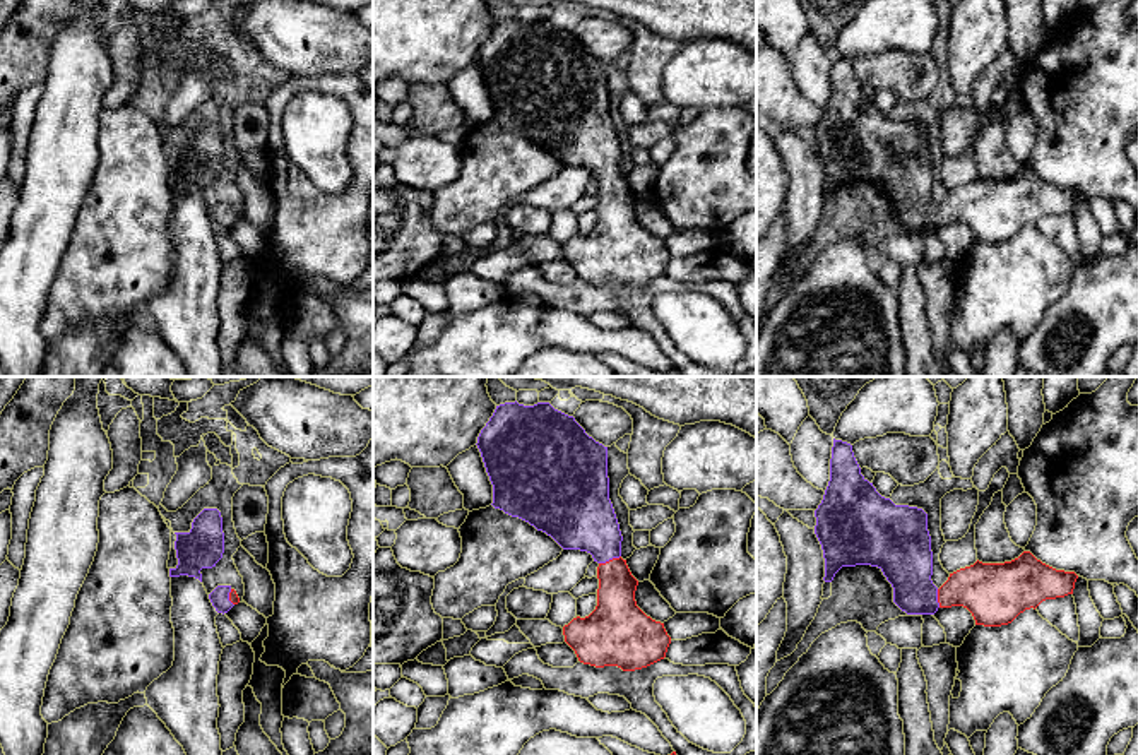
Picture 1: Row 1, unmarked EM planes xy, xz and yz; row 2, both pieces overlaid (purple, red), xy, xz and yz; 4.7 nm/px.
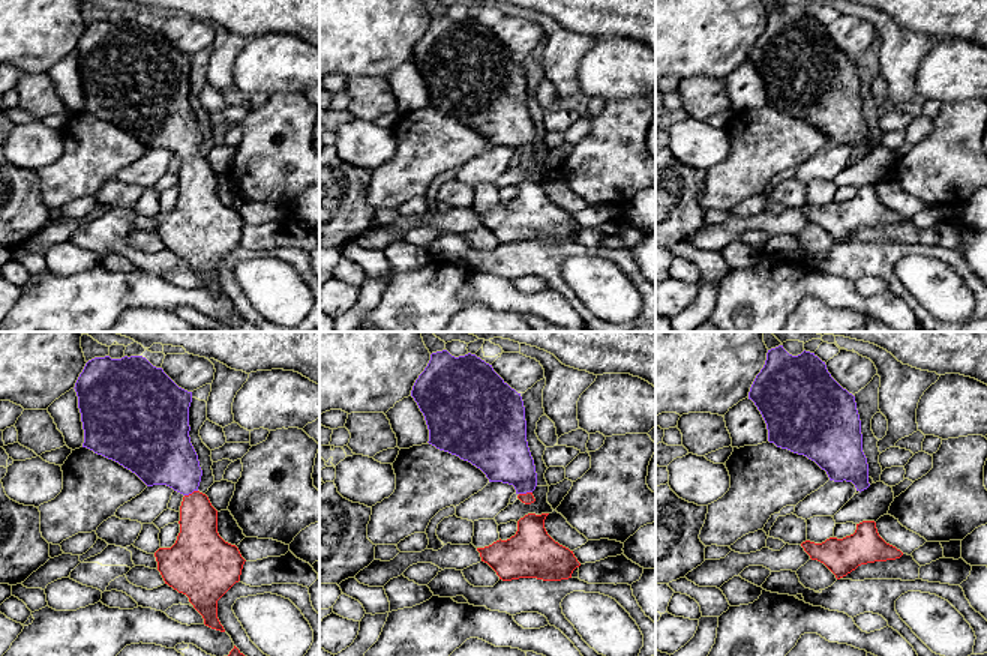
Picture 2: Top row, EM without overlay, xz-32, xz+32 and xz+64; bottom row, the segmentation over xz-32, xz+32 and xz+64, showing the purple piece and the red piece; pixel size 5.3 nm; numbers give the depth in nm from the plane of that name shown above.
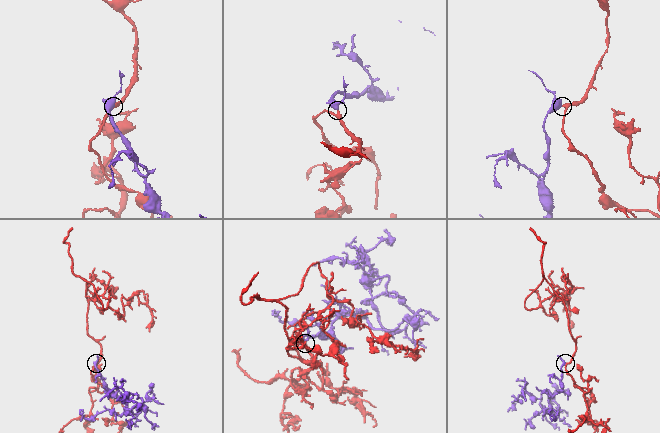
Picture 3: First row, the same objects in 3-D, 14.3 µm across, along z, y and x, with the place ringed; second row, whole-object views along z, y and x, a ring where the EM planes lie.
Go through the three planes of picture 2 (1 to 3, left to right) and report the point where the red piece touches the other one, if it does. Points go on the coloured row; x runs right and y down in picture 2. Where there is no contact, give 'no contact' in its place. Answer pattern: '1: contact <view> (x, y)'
1: contact xz-32 (191, 493)
2: contact xz+32 (525, 493)
3: no contact

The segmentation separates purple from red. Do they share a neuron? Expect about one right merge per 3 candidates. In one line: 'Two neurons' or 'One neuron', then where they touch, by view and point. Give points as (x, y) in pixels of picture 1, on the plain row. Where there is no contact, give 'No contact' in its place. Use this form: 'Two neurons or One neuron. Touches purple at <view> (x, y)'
One neuron. Touches purple at xz (610, 175)

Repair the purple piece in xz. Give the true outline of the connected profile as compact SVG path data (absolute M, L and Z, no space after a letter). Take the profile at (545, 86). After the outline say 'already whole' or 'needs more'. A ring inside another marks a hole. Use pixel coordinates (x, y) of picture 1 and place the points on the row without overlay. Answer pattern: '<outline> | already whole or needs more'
M505 19L477 53L486 89L493 101L493 123L519 134L551 152L563 166L592 171L597 183L597 223L585 235L563 243L565 259L584 281L618 282L623 288L647 284L666 274L671 253L664 240L647 233L635 217L638 197L621 175L621 147L609 116L608 63L549 19L524 22Z | needs more

